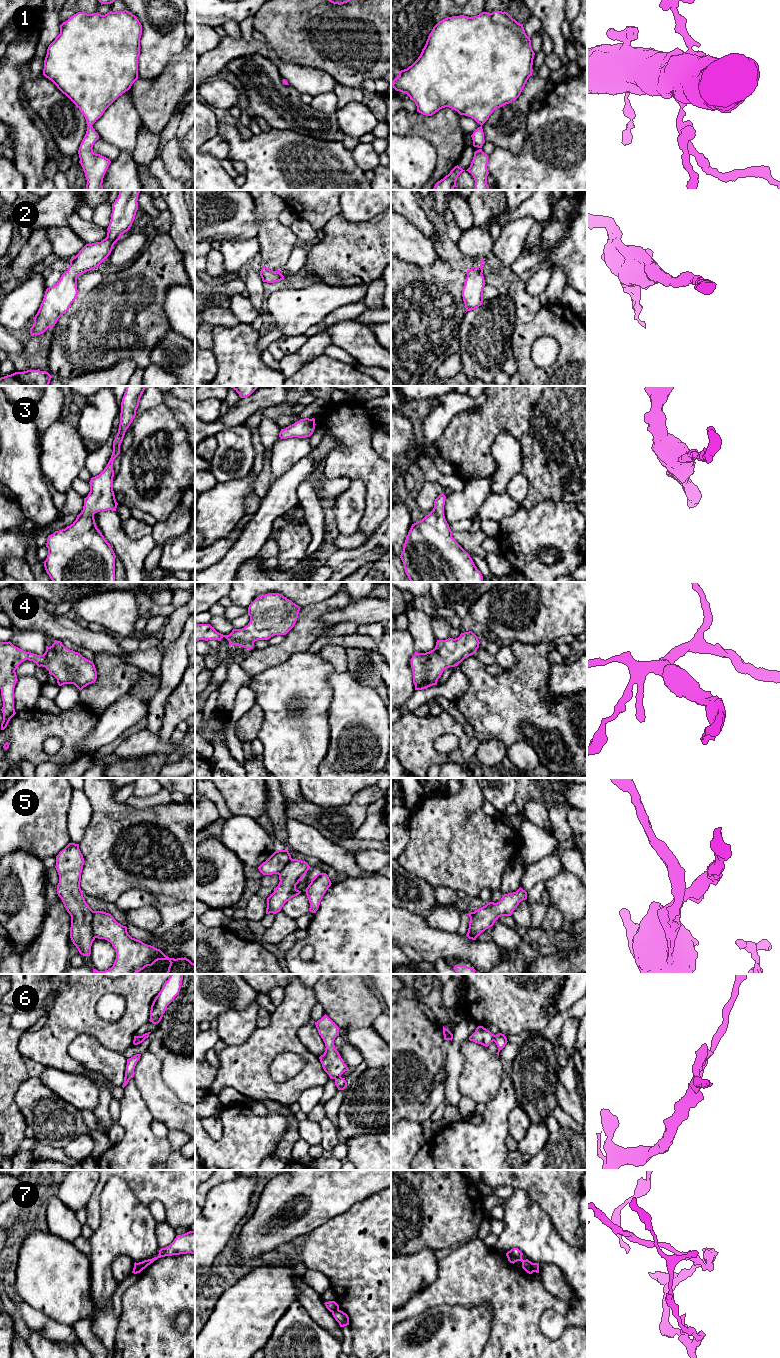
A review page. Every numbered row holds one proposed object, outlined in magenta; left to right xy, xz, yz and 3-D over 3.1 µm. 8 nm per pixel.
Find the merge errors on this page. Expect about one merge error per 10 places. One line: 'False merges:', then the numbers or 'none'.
False merges: 6, 7

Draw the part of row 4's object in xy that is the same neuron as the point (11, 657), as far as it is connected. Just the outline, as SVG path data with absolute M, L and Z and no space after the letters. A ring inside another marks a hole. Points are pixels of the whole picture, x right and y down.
M55 640L43 655L23 651L9 642L0 642L0 689L3 701L1 709L4 730L16 714L14 709L14 688L18 681L15 670L25 660L33 661L38 667L45 667L57 679L59 686L74 684L80 691L97 679L93 661L80 653L66 648Z

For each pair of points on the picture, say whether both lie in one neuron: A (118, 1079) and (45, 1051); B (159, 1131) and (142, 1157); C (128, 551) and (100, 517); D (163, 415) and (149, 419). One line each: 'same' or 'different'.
A: different
B: different
C: same
D: same

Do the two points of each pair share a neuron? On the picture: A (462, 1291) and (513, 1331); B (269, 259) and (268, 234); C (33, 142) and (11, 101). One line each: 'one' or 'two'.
A: one
B: one
C: one

